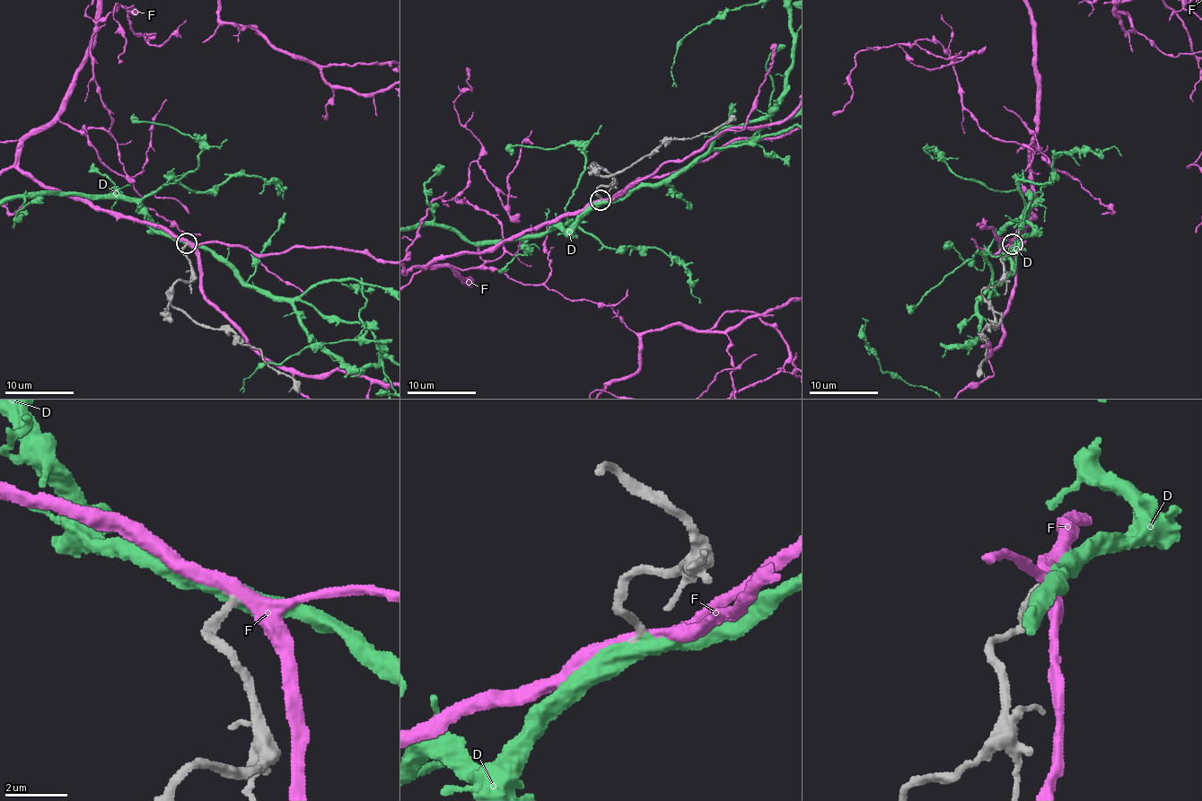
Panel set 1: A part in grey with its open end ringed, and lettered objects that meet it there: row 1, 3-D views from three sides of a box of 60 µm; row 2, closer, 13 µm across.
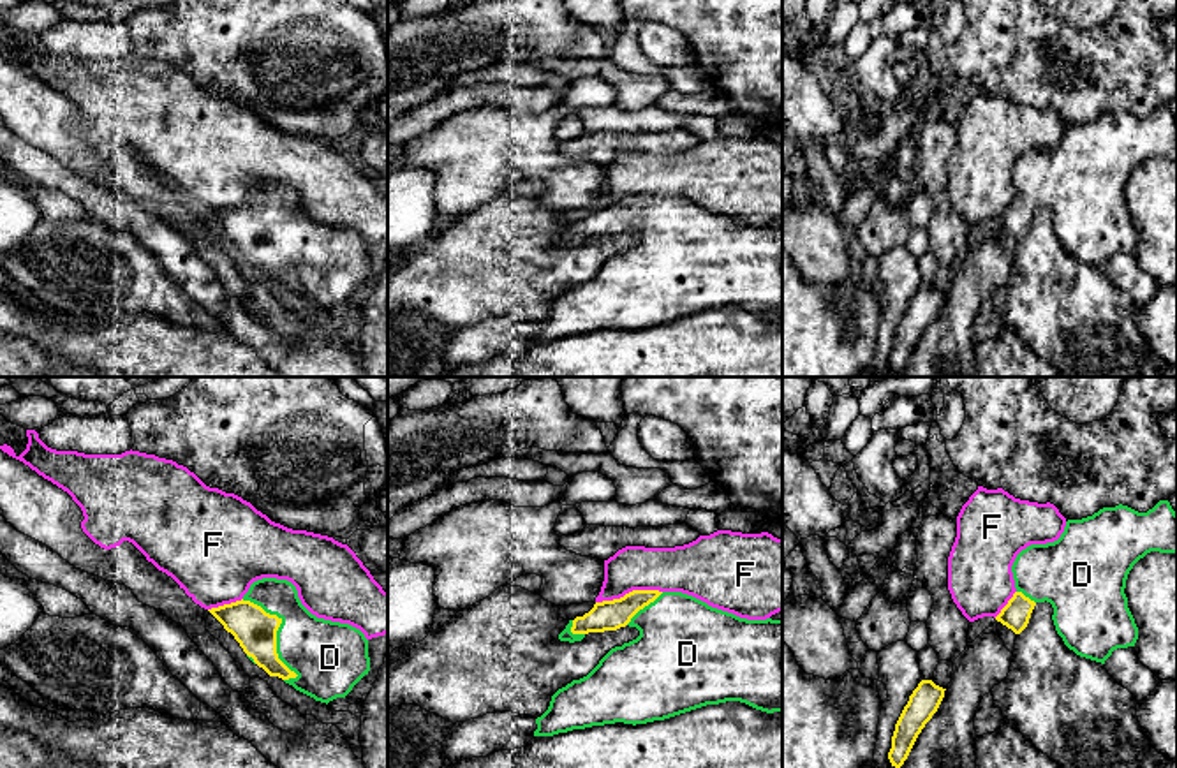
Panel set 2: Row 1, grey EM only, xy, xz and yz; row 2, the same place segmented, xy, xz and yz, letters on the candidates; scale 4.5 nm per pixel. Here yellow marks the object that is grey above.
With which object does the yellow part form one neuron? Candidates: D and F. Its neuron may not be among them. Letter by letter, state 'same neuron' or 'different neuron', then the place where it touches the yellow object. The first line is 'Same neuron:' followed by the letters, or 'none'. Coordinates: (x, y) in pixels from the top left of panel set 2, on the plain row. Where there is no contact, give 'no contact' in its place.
Same neuron: D
D: same neuron | xy (277, 235)
F: different neuron | xz (629, 198)

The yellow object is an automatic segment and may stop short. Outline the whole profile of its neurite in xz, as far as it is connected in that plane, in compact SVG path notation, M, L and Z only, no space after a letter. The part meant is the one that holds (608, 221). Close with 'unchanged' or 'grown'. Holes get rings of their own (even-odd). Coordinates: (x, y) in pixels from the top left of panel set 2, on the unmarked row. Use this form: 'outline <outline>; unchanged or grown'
outline M633 196L620 204L596 208L588 218L569 225L559 245L574 248L588 238L617 236L626 231L636 233L640 241L611 254L587 282L559 294L548 315L536 324L534 342L615 328L647 329L726 306L740 306L766 319L782 317L782 225L740 224L682 197Z; grown

